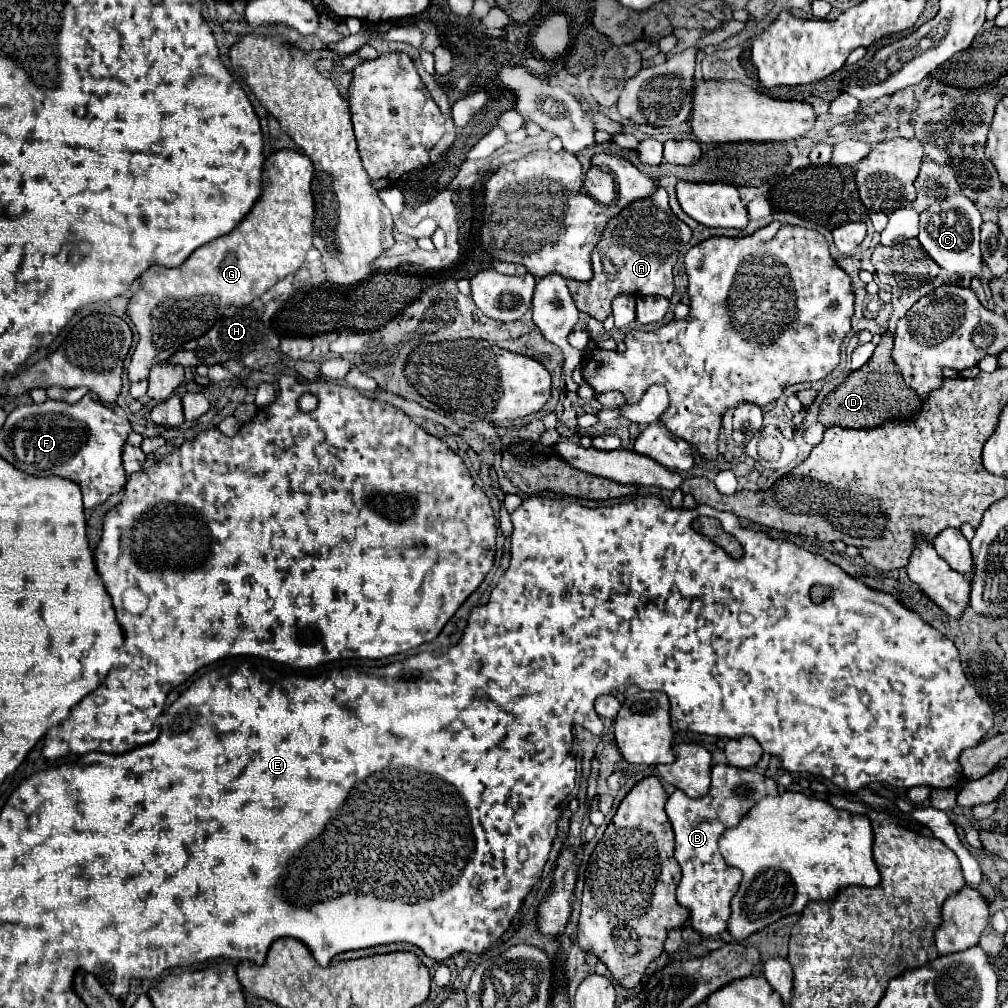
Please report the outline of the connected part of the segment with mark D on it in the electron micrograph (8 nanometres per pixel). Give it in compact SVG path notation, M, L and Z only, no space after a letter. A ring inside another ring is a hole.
M884 332L872 358L862 368L848 374L848 378L822 400L818 422L826 426L838 424L846 428L878 428L888 420L908 420L916 416L920 402L916 400L914 392L904 384L890 356L892 342L894 342L892 334Z

